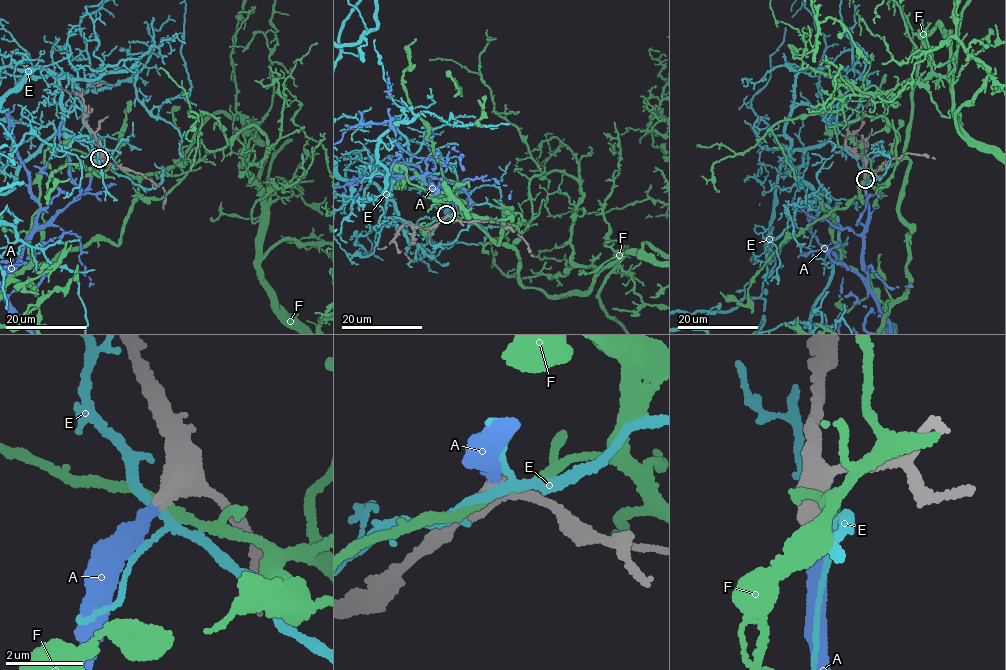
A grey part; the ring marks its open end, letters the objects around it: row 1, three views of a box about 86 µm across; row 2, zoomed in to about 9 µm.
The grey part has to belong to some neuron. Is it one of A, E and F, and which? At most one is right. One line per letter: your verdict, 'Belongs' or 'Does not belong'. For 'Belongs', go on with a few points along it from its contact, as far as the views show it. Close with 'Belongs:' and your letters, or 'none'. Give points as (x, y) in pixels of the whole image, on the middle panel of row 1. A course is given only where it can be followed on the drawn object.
A: Belongs
E: Does not belong
F: Does not belong
Belongs: A

